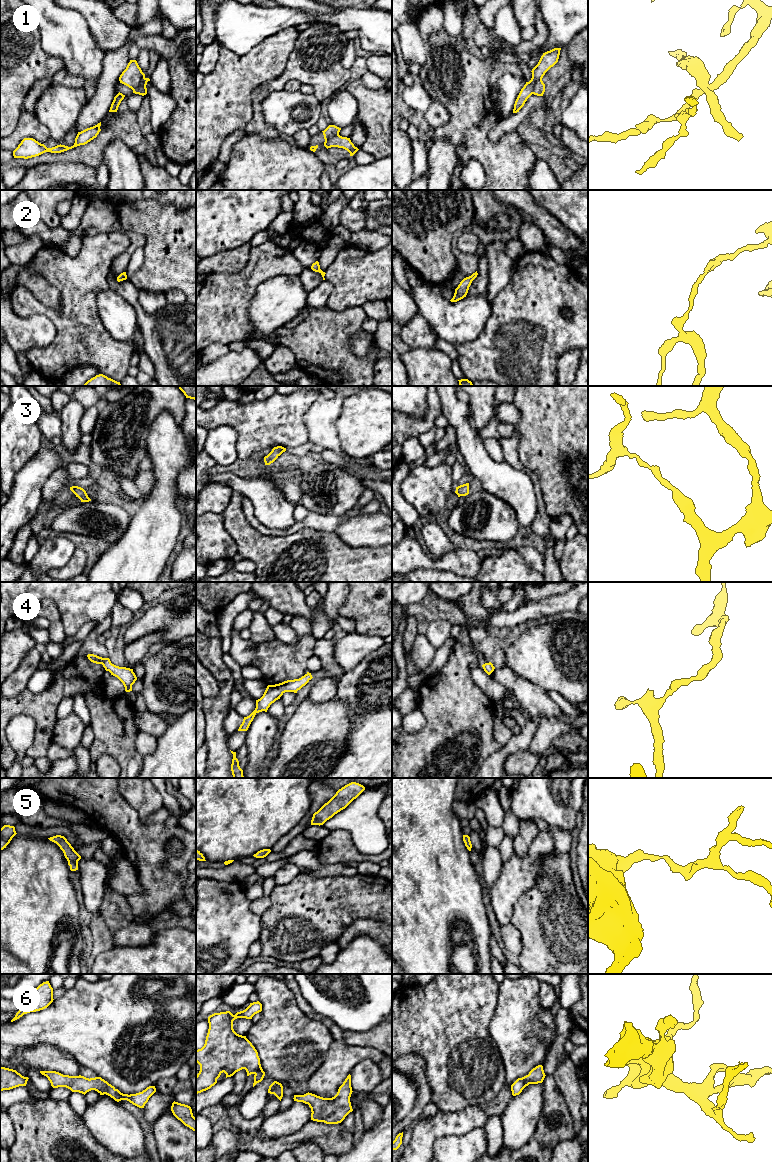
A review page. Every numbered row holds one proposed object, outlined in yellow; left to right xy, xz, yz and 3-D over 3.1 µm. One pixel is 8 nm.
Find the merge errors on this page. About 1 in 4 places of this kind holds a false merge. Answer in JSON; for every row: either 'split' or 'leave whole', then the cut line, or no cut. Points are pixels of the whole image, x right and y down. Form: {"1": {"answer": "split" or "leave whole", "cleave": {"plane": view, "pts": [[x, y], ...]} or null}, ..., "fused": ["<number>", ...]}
{"1": {"answer": "split", "cleave": {"plane": "yz", "pts": [[541, 79], [535, 83], [532, 93]]}}, "2": {"answer": "leave whole", "cleave": null}, "3": {"answer": "leave whole", "cleave": null}, "4": {"answer": "leave whole", "cleave": null}, "5": {"answer": "leave whole", "cleave": null}, "6": {"answer": "leave whole", "cleave": null}, "fused": ["1"]}

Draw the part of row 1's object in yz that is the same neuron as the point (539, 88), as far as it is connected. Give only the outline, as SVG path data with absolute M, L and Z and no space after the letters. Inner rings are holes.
M542 80L538 81L534 85L533 94L537 96L543 96L545 92L545 84Z

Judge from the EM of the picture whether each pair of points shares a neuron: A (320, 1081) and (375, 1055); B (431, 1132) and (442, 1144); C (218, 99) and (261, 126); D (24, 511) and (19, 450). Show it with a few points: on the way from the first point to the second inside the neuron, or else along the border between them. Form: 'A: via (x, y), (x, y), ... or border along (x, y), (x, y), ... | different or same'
A: via (334, 1069), (347, 1056), (361, 1054) | same
B: border along (461, 1134), (440, 1136), (434, 1142), (432, 1151) | different
C: border along (251, 95), (252, 117), (244, 128) | different
D: border along (38, 451), (17, 472), (11, 488) | different

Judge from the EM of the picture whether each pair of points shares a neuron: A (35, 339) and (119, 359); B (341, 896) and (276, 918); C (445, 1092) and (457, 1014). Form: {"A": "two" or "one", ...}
{"A": "two", "B": "one", "C": "one"}

